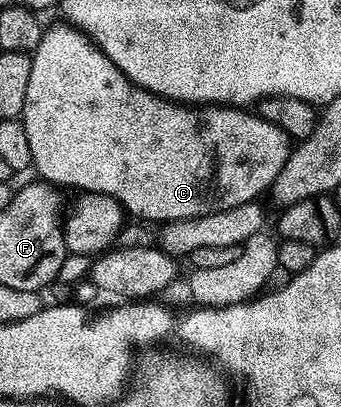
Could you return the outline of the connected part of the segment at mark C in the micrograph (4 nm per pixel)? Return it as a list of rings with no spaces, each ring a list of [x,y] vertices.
[[[69,25],[63,27],[48,26],[41,37],[41,45],[31,55],[33,73],[29,73],[29,90],[25,93],[25,109],[21,121],[25,125],[25,134],[29,137],[29,153],[34,170],[39,170],[38,178],[46,181],[56,188],[76,187],[76,192],[92,191],[93,193],[105,193],[113,197],[123,206],[128,216],[136,215],[136,220],[144,224],[160,223],[166,225],[176,223],[182,219],[192,219],[208,215],[210,211],[224,211],[230,207],[236,207],[242,203],[253,203],[260,198],[259,194],[266,192],[275,182],[277,173],[281,173],[281,165],[285,165],[289,154],[289,140],[285,132],[277,129],[269,121],[265,121],[257,113],[250,115],[250,110],[226,105],[180,105],[163,99],[152,91],[146,91],[139,87],[105,53],[100,47],[96,47],[82,32]]]

